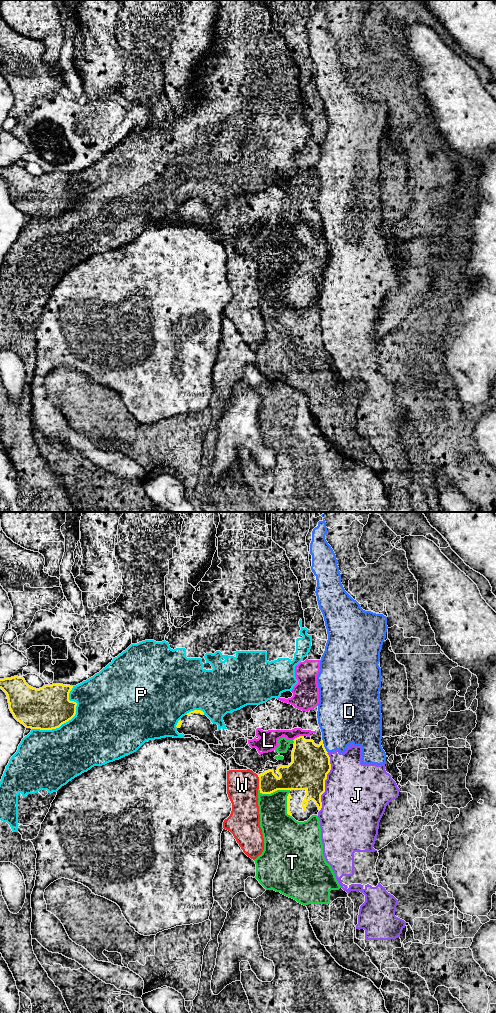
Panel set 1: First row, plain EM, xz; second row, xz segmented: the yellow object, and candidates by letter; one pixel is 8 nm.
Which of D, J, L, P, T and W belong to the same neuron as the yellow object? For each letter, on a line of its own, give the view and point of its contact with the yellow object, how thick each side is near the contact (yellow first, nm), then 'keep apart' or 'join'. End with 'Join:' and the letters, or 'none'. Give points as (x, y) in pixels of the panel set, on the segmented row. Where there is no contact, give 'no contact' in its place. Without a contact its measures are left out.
D: xz (323, 746) | 300/360 nm | keep apart
J: xz (324, 782) | 300/460 nm | keep apart
L: xz (299, 736) | 300/140 nm | keep apart
P: xz (69, 719) | 340/480 nm | keep apart
T: xz (274, 791) | 240/240 nm | keep apart
W: xz (259, 782) | 180/260 nm | keep apart
Join: none

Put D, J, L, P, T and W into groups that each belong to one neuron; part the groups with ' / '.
D J / L T / P / W

